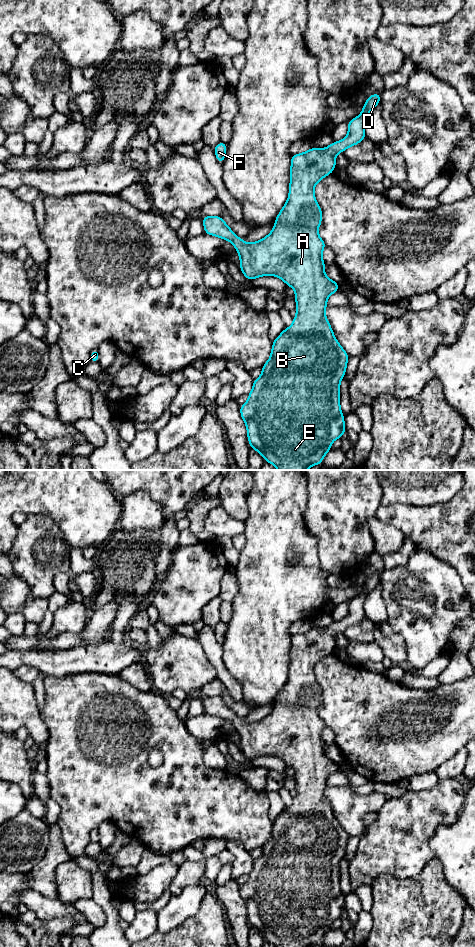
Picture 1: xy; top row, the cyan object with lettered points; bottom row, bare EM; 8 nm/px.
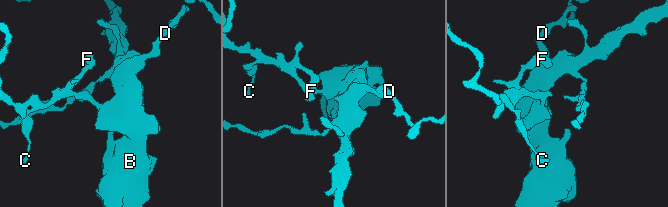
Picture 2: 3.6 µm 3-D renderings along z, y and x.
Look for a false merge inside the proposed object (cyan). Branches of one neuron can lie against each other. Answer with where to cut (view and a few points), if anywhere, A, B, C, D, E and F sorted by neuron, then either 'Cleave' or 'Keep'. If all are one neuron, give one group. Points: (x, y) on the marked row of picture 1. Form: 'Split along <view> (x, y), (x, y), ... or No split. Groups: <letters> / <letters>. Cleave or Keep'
No split. Groups: A B C D E F. Keep

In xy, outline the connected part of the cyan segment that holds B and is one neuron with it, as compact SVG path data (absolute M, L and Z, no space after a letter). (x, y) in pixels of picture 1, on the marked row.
M381 93L372 94L362 107L359 116L348 122L348 135L341 141L334 141L323 149L310 148L301 154L291 156L290 185L288 200L277 215L270 234L260 241L246 243L234 234L220 216L202 218L205 234L228 240L240 257L240 269L248 280L261 276L276 276L295 291L296 316L289 328L273 341L269 360L261 367L262 375L254 379L248 401L240 406L240 414L247 427L251 449L258 451L268 463L278 470L307 470L322 464L324 456L331 450L334 440L342 438L346 426L340 408L340 382L345 376L349 355L334 336L329 320L325 316L327 298L339 291L339 285L325 274L322 252L326 246L318 235L322 222L322 210L317 204L314 187L324 177L332 174L336 167L335 156L348 147L359 144L365 137L364 123L368 114L380 103Z

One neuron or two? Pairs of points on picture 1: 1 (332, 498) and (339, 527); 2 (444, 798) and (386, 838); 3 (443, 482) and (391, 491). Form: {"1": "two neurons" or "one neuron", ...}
{"1": "one neuron", "2": "one neuron", "3": "one neuron"}

